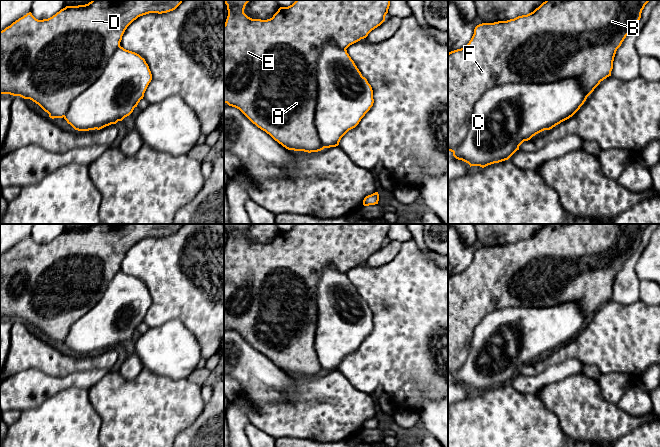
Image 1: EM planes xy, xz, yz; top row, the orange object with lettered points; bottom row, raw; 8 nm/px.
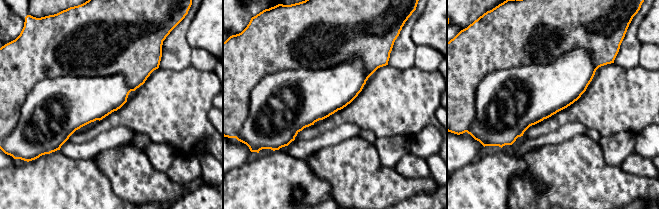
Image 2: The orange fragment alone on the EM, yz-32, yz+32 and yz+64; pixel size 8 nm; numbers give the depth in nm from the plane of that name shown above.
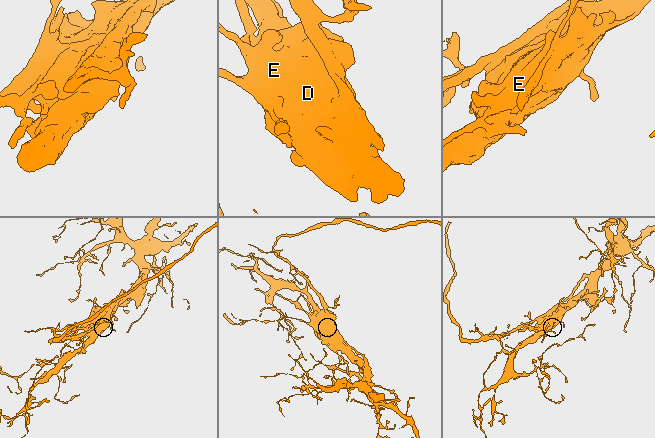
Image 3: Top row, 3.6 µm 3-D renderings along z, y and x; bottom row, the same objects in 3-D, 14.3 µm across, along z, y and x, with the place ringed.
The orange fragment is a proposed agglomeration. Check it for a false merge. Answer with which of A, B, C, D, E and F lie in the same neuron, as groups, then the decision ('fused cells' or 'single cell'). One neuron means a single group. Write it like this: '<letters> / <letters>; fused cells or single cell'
A B D E F / C; fused cells

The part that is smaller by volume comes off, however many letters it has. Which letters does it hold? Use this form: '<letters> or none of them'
A, B, D, E, F

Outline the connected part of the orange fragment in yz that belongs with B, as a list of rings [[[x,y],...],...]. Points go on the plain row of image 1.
[[[546,224],[527,239],[518,240],[507,245],[477,249],[471,264],[465,271],[448,277],[448,375],[454,375],[463,366],[470,353],[476,326],[491,311],[523,305],[551,307],[574,302],[579,306],[583,315],[589,320],[601,305],[611,300],[616,275],[621,270],[626,260],[639,246],[642,234],[648,226],[649,224]]]

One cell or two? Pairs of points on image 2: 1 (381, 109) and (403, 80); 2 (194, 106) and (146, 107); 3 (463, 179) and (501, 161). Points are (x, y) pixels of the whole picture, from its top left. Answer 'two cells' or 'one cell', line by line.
1: one cell
2: one cell
3: one cell

